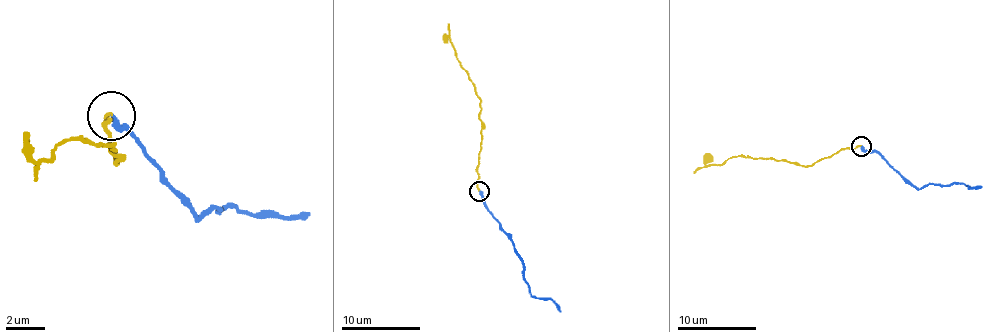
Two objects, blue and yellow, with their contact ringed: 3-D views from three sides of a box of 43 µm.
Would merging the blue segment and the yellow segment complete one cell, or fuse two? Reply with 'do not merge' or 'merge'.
do not merge

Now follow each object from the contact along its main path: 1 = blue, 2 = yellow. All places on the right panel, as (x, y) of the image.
1: (861, 147), (879, 153), (919, 188), (931, 184), (982, 186)
2: (861, 147), (841, 149), (810, 165), (733, 157), (721, 165), (699, 167), (693, 172)

